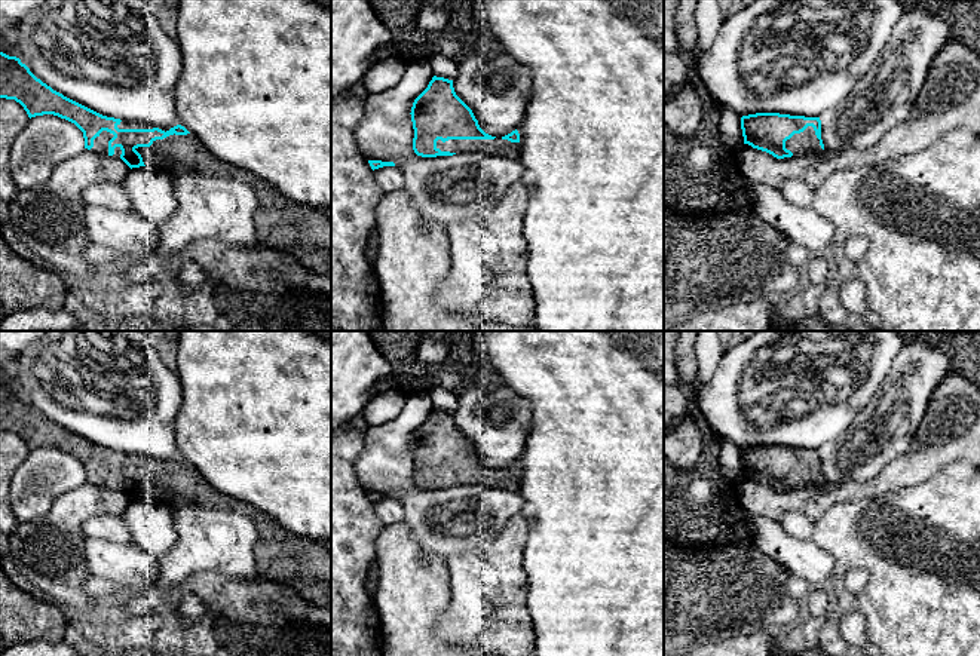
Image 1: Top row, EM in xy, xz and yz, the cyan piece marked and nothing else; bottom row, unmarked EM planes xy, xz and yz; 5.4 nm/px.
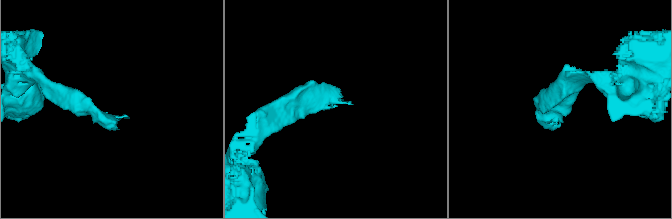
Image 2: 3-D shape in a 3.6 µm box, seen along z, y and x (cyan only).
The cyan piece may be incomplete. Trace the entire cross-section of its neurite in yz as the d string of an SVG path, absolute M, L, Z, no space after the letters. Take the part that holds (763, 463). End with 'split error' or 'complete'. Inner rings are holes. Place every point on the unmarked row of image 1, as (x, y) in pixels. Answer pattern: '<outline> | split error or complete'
M756 445L741 450L744 476L777 491L824 482L820 450Z | split error

